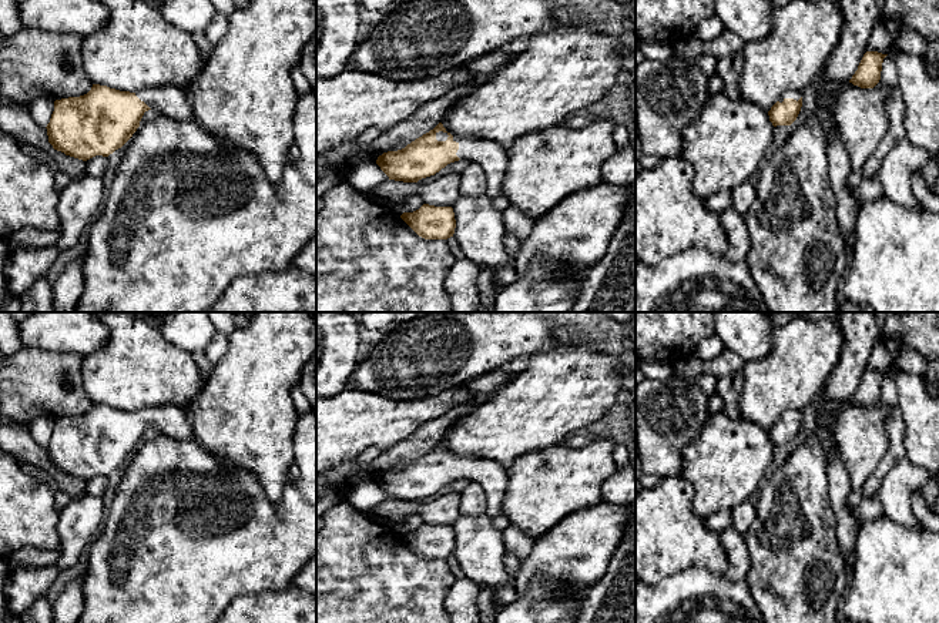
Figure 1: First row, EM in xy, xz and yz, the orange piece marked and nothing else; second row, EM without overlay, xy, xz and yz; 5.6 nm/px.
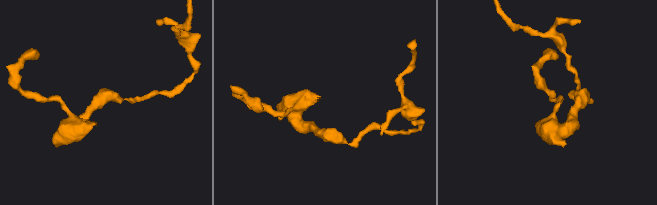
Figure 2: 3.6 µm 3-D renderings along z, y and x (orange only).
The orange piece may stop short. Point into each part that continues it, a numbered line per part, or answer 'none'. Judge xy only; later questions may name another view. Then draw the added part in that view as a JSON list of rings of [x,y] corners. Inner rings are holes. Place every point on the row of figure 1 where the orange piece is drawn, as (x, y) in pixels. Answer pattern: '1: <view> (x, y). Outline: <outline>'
1: xy (171, 101). Outline: [[[155,87],[135,91],[135,96],[151,110],[177,121],[192,121],[194,113],[188,93],[172,87]]]

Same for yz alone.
1: yz (794, 94). Outline: [[[788,90],[778,101],[782,103],[785,98],[794,98],[798,101],[801,97],[802,97],[802,93],[797,90]]]

